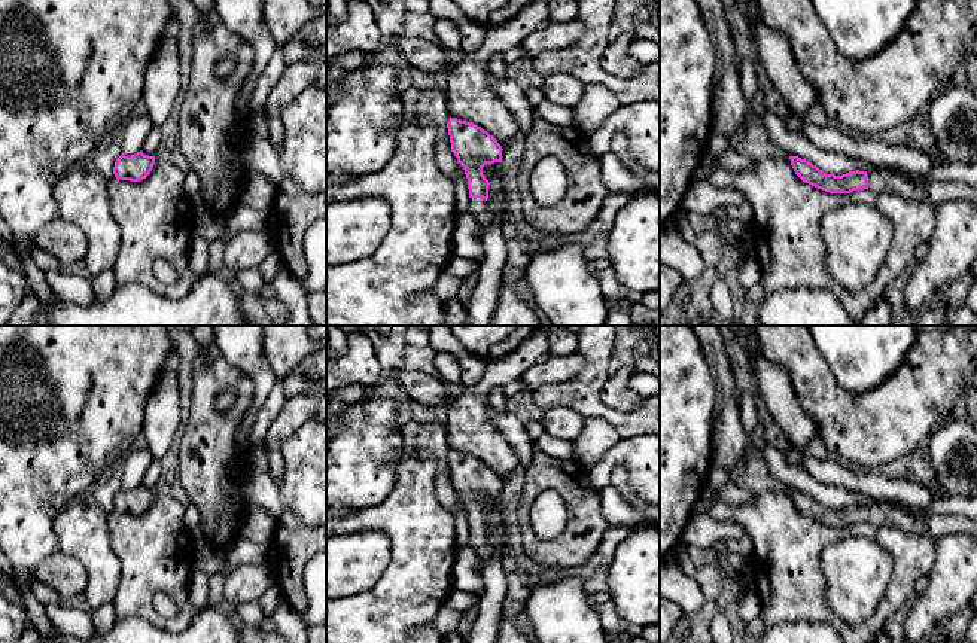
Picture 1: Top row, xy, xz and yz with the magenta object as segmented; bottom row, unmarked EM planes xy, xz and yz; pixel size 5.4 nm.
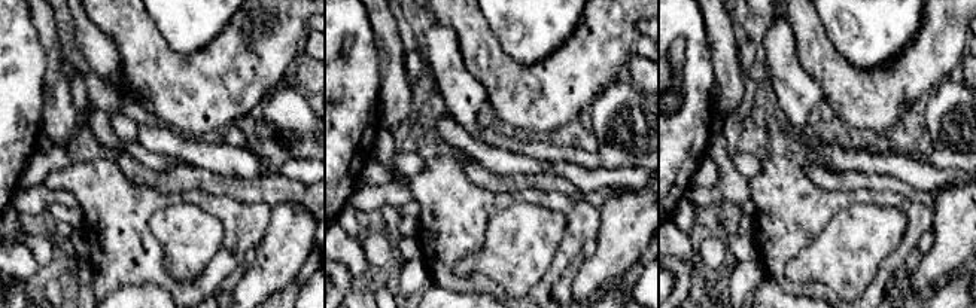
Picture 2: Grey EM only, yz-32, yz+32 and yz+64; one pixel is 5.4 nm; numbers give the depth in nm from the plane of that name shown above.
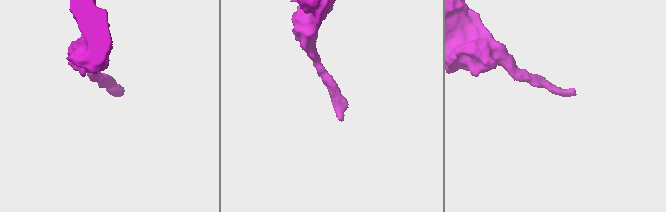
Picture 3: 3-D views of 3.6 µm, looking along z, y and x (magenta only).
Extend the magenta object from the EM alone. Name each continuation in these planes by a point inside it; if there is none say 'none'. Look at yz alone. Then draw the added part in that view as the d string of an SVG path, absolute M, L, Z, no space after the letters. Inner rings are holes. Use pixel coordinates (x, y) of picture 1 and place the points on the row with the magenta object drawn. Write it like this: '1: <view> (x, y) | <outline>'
1: yz (879, 180) | M873 168L867 171L868 191L874 193L897 193L904 199L914 199L940 205L953 199L971 199L977 202L977 188L956 182L932 182L917 185L903 174L888 170Z

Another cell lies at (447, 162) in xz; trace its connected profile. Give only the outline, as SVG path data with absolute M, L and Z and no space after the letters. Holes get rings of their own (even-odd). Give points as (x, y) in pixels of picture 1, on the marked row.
M450 138L436 140L435 161L439 171L448 176L453 182L457 179L457 158L451 152Z

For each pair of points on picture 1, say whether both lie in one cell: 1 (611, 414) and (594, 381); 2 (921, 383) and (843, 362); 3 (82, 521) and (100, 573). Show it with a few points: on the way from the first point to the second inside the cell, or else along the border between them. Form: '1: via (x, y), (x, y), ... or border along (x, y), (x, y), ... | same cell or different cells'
1: via (602, 410), (594, 402), (594, 390) | same cell
2: border along (912, 347), (906, 357), (879, 384), (860, 393) | different cells
3: via (82, 535), (99, 560) | same cell

